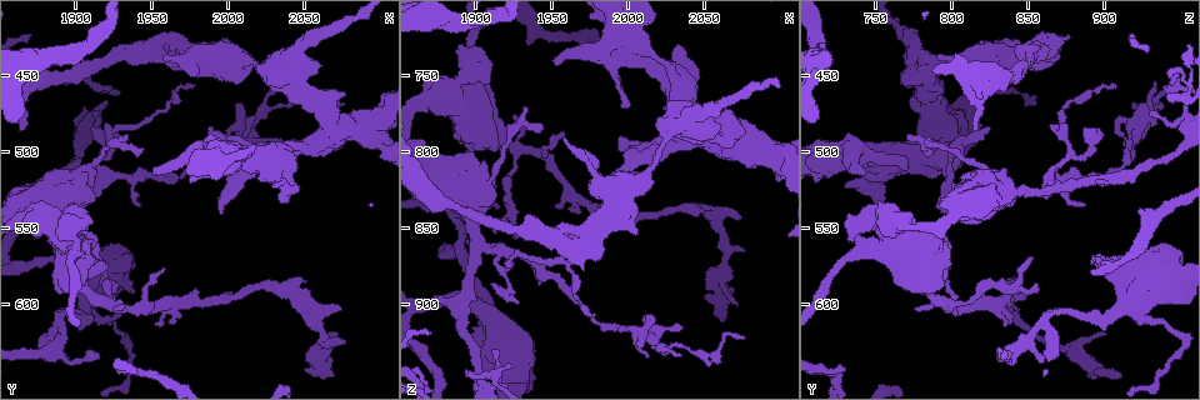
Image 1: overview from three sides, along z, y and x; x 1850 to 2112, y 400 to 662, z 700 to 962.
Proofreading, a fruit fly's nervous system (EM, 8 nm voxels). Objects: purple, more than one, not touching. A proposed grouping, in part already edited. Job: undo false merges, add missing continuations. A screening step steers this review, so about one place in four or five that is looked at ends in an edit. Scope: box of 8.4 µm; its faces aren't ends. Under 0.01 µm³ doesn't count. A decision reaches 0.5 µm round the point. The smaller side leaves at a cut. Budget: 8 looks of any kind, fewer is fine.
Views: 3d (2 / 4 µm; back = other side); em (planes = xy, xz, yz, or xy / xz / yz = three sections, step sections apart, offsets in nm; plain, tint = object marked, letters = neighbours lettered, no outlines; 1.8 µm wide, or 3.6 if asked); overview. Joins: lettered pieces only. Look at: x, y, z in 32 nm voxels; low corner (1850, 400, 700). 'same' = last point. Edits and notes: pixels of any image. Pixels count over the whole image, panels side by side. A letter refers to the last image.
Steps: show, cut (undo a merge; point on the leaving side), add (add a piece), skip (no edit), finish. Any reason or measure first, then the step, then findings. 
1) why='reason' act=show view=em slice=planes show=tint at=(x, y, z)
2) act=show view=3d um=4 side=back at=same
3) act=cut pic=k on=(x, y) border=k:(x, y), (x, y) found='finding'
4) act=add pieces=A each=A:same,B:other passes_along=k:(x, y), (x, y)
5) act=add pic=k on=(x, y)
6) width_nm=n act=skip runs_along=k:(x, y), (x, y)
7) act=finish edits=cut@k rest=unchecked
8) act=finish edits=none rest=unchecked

why='an open end' act=show view=em slice=planes show=letters at=(1978, 432, 870)

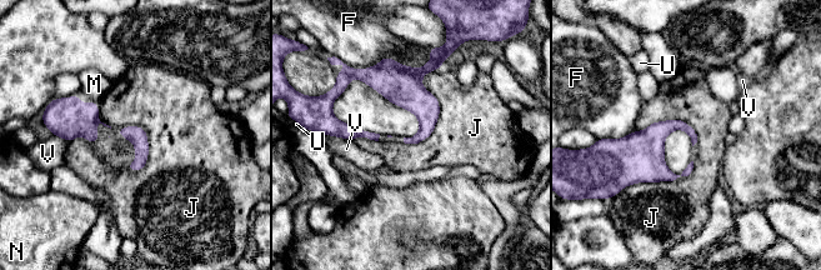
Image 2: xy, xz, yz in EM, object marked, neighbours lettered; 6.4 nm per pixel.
act=skip each=F:other,J:other,M:other,N:other,U:other,V:other border=2:(441, 66), (405, 144) found='no lettered piece goes on from it'

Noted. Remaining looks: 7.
why='branch stops here' act=show view=3d um=4 at=(1988, 482, 822)

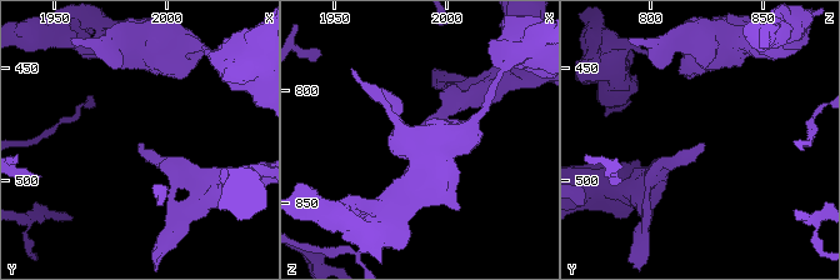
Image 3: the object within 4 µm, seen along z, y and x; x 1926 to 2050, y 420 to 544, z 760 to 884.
why='now the EM' act=show view=em slice=planes show=letters at=(1987, 484, 823)

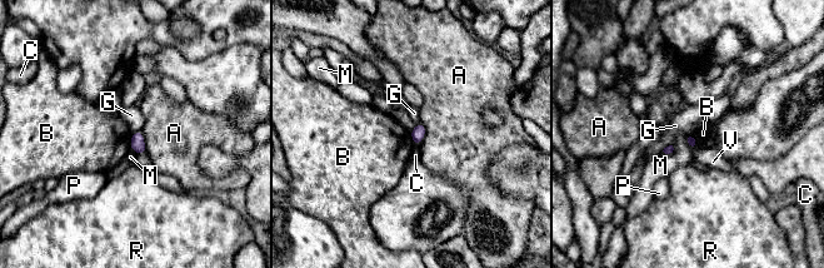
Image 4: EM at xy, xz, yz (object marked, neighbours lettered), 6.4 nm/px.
act=skip each=A:other,B:other,C:other,G:other,M:other,P:other,R:other,V:other border=4:(133, 134), (129, 148) found='no lettered piece goes on from it'

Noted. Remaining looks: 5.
why='stops while still wide' act=show view=em slice=planes show=letters at=(2038, 532, 754)

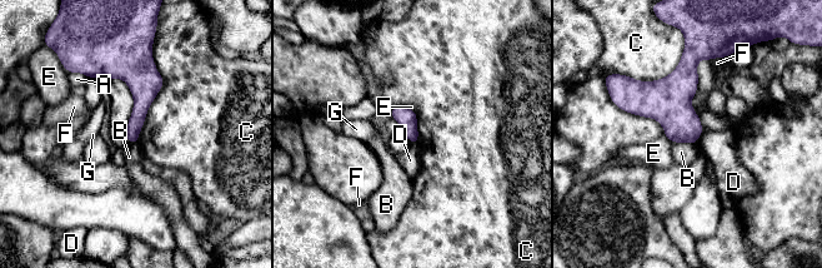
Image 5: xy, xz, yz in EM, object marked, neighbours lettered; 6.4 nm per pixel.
act=skip each=A:other,B:other,C:other,D:other,E:other,F:other,G:other border=5:(153, 51), (163, 87), (136, 142) found='none of them fits'

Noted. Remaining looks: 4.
act=finish edits=none rest=unchecked

